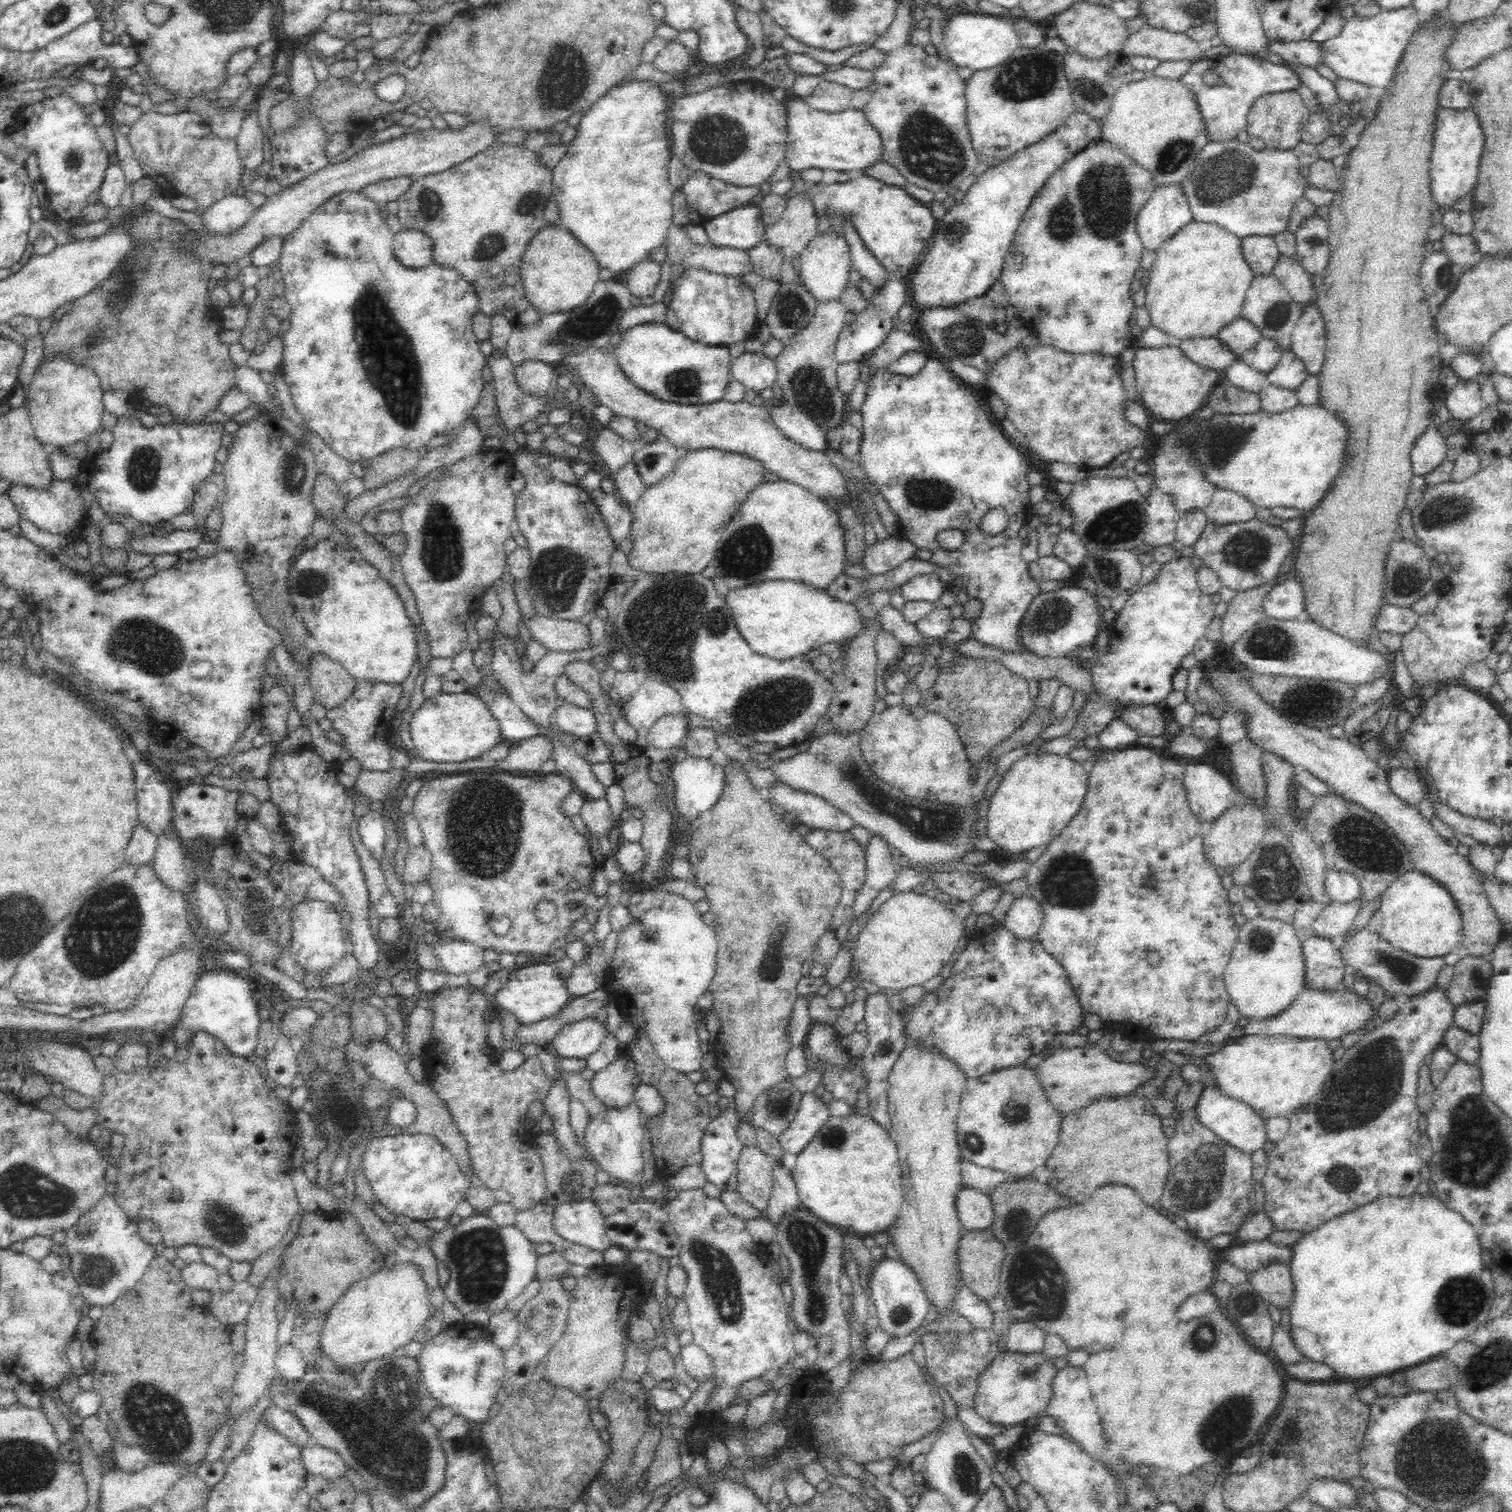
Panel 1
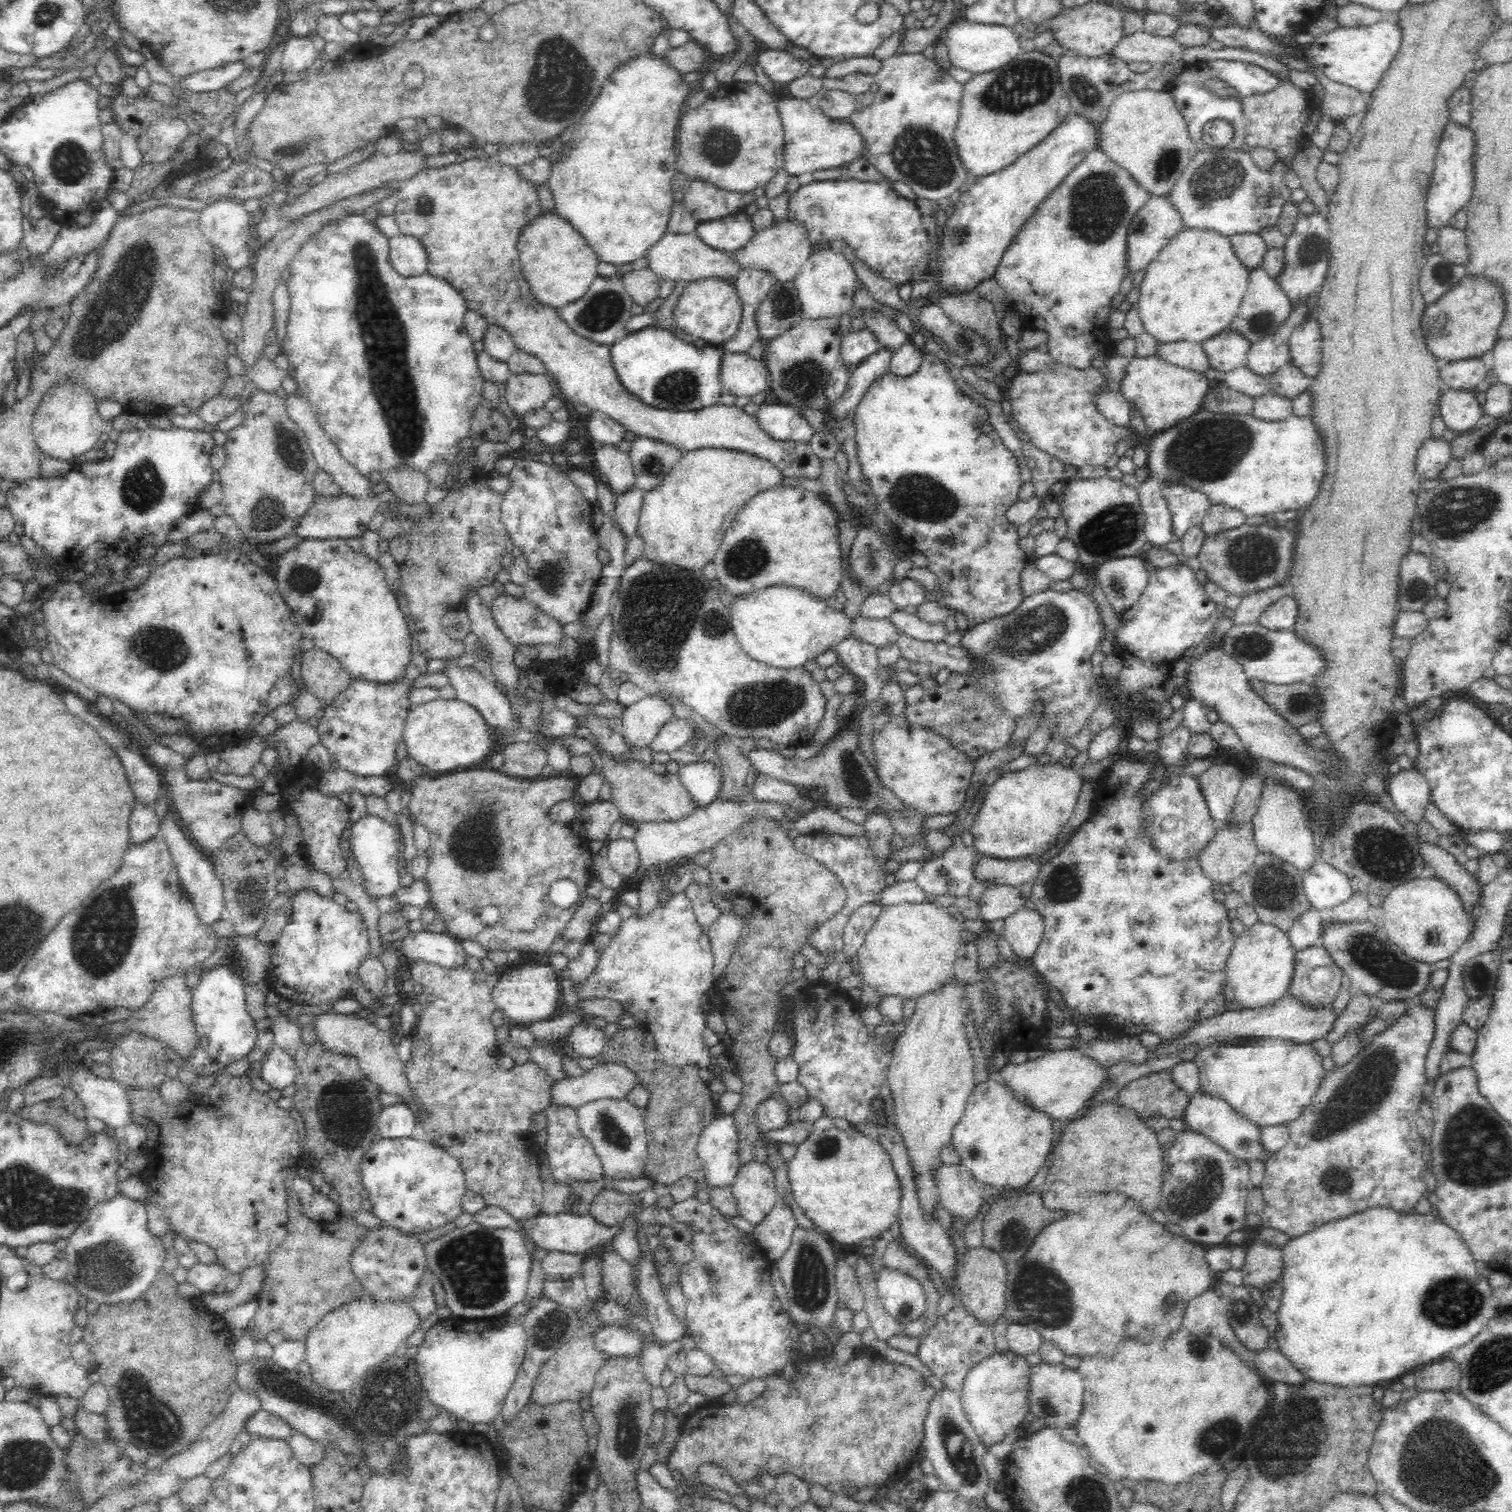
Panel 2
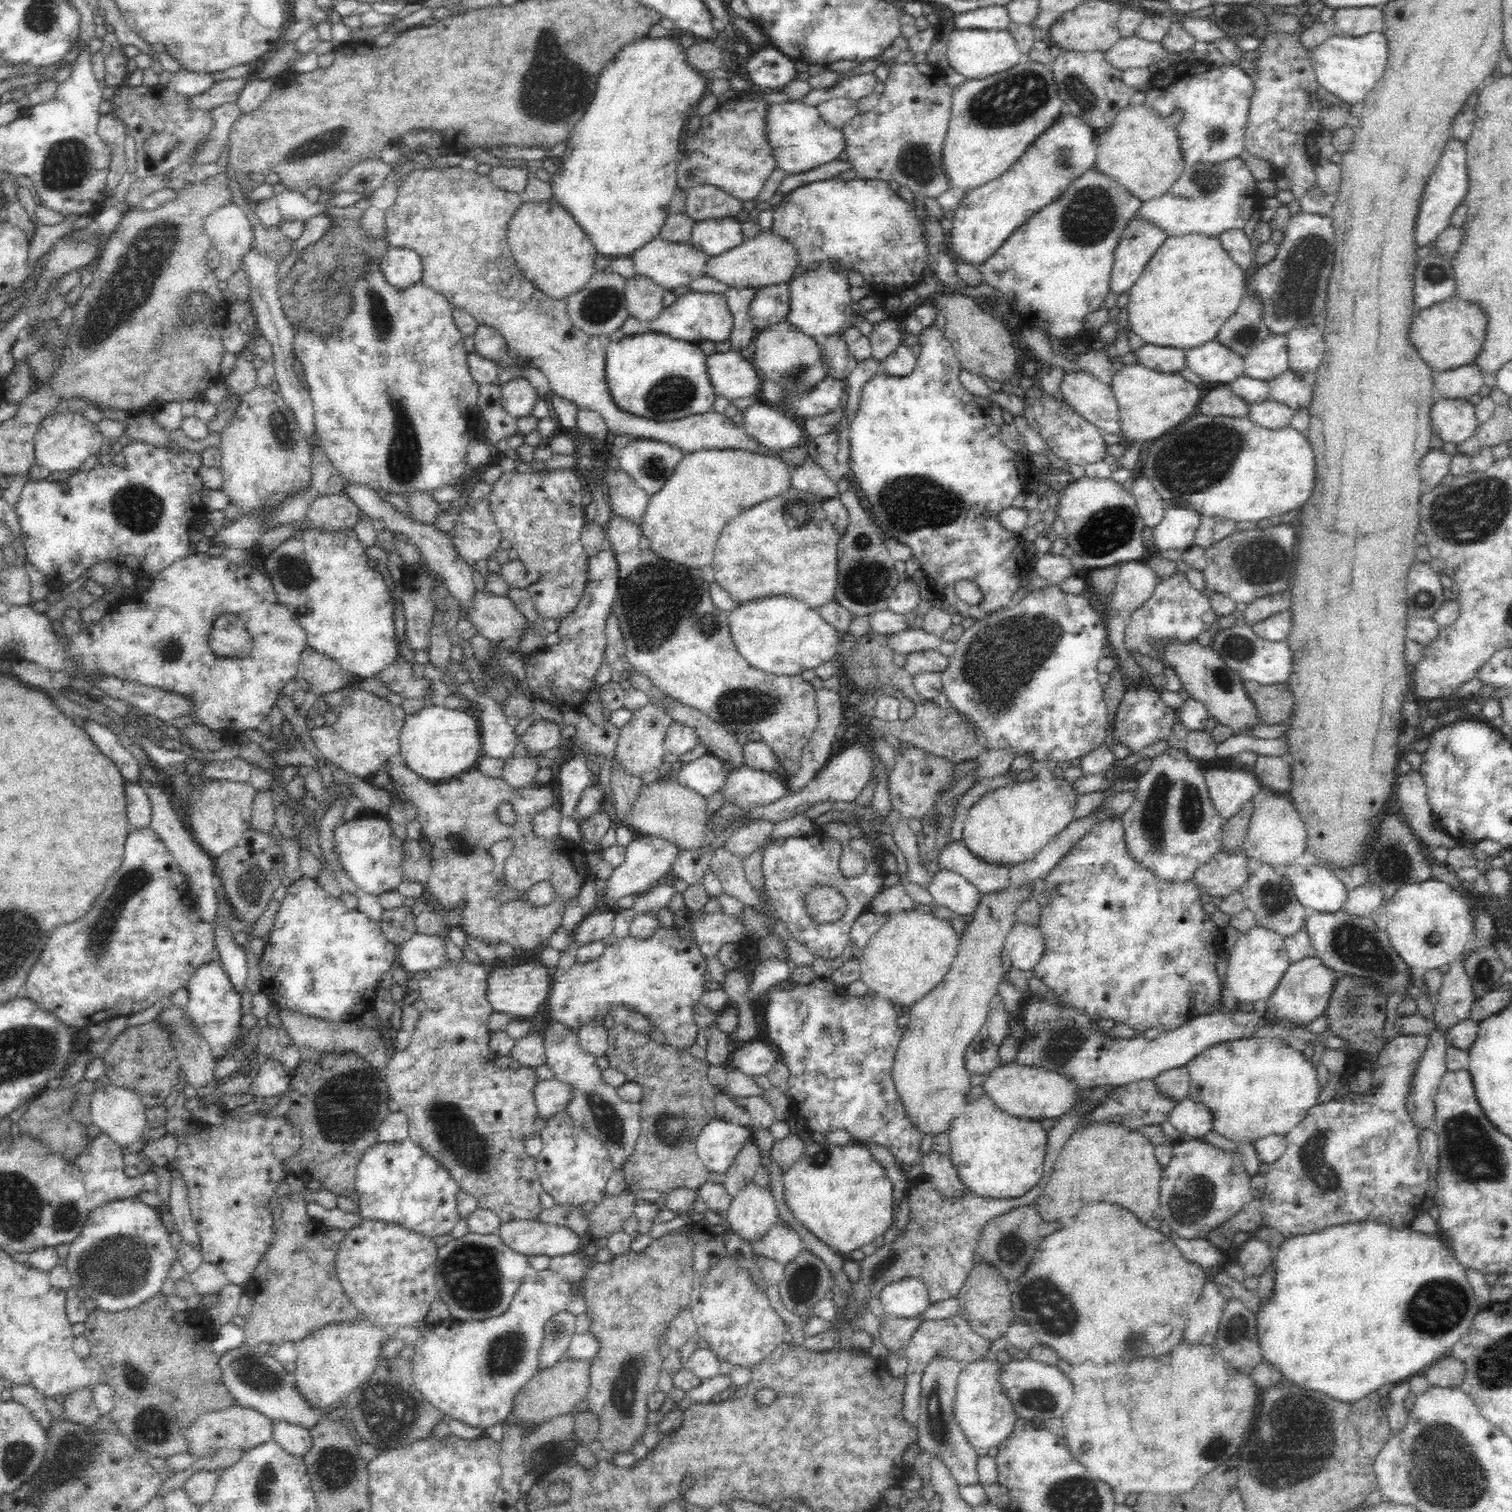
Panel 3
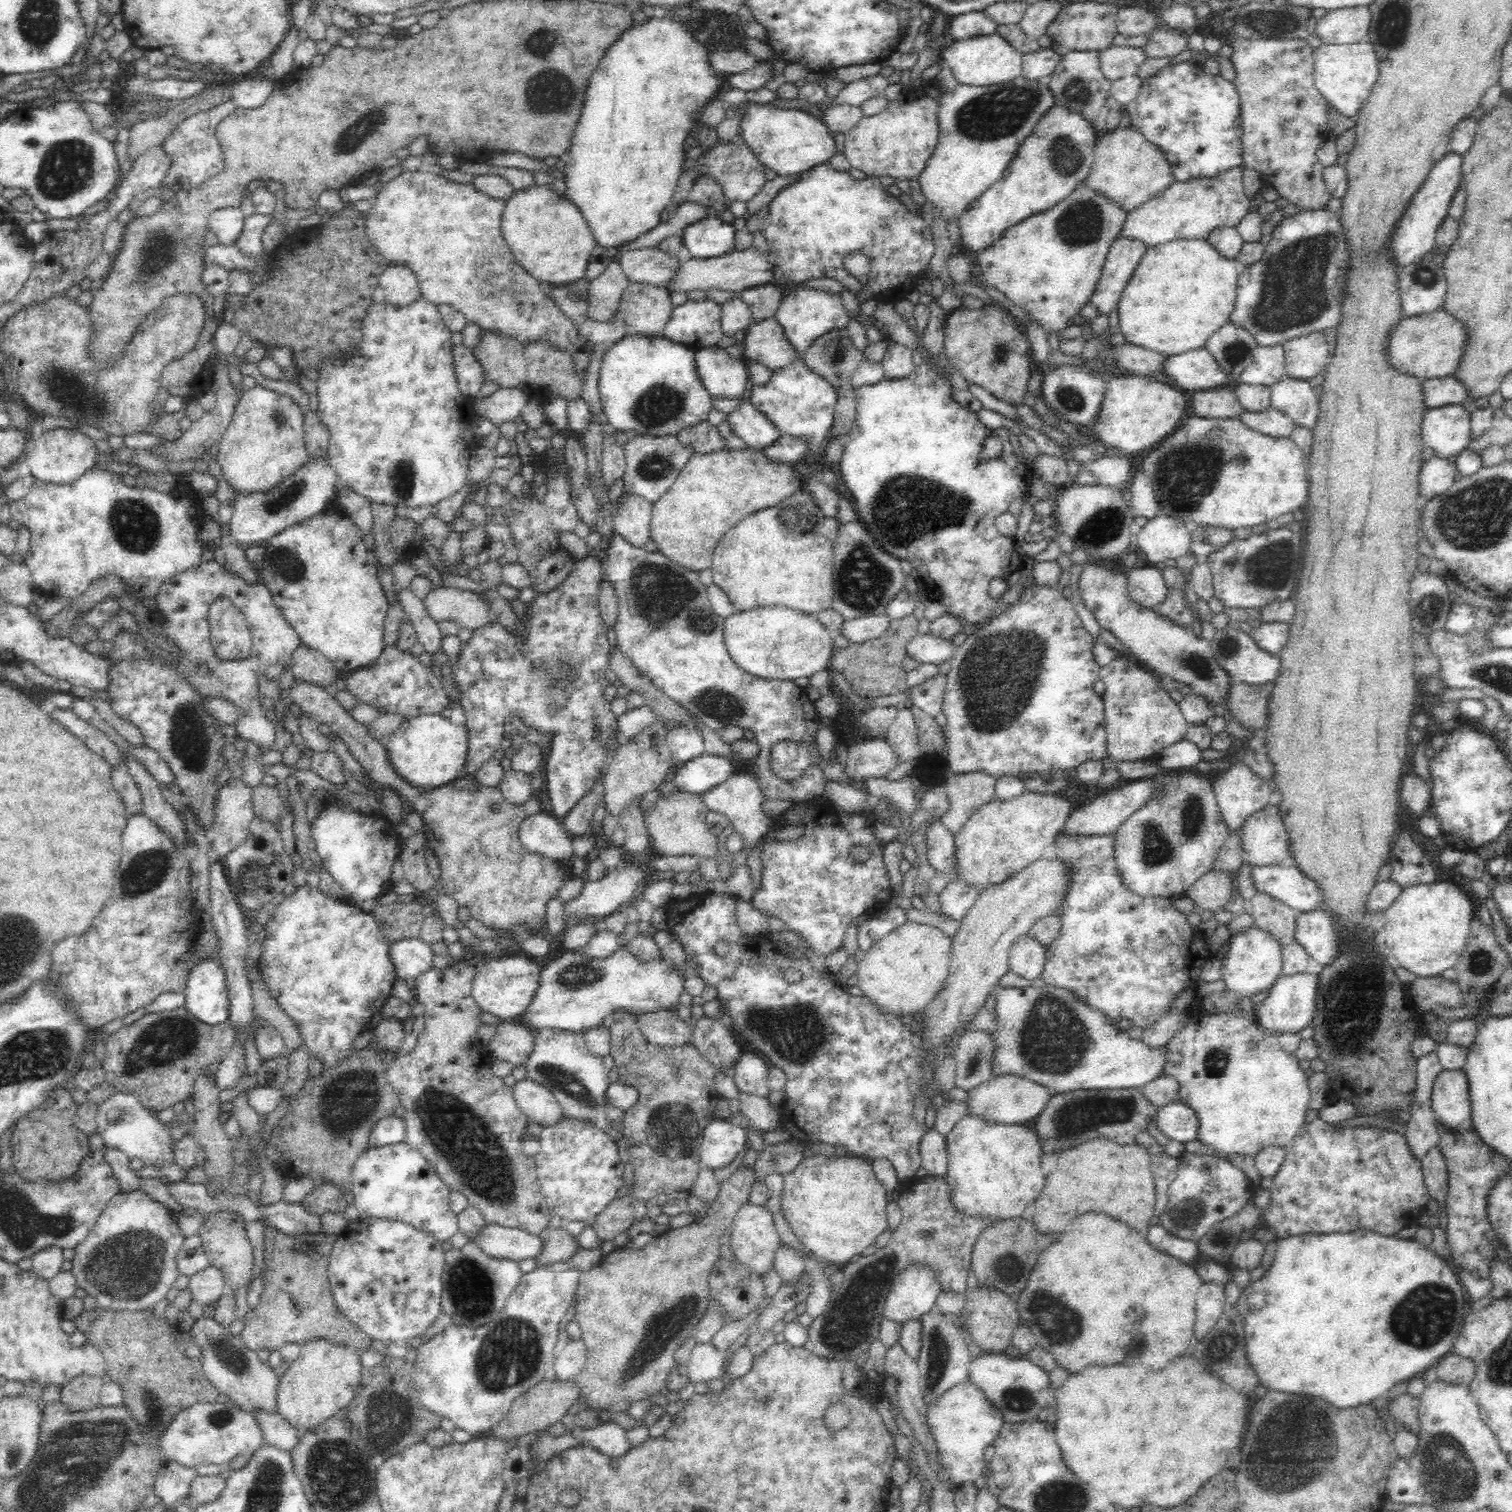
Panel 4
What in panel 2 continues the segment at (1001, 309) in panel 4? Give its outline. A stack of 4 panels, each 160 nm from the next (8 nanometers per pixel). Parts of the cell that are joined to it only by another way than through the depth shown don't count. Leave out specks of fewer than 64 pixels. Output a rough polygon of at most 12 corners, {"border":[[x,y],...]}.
{"border":[[977,290],[941,297],[954,321],[999,347],[1004,341],[996,306]]}

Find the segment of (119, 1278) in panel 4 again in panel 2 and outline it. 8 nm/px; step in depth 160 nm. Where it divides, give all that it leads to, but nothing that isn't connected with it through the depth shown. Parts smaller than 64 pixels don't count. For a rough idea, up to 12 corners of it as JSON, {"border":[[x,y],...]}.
{"border":[[118,1194],[67,1236],[75,1287],[134,1300],[166,1249],[146,1206]]}

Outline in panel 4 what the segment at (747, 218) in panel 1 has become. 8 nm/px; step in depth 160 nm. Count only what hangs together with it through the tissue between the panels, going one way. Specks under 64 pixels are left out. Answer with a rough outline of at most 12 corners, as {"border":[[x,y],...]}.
{"border":[[704,216],[682,236],[692,259],[734,249],[732,222]]}

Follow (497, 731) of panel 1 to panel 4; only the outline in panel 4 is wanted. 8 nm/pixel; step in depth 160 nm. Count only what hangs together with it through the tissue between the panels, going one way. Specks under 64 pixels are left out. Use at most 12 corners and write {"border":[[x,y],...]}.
{"border":[[409,718],[385,742],[418,786],[464,775],[467,724]]}

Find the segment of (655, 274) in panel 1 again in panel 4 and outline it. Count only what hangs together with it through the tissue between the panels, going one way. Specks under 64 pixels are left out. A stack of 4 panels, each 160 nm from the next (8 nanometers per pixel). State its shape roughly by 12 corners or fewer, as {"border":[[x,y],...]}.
{"border":[[631,282],[618,318],[636,335],[662,337],[669,289]]}

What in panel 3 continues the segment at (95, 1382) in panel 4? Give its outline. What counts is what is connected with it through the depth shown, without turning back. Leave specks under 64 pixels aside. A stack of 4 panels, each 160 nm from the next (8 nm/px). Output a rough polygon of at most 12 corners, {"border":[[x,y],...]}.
{"border":[[87,1388],[65,1396],[65,1419],[94,1426],[101,1414]]}

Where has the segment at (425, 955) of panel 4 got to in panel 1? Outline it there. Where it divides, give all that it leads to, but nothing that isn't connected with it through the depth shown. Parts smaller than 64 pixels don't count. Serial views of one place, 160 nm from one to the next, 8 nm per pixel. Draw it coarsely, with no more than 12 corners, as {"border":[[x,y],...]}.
{"border":[[454,939],[431,945],[446,972],[469,975],[485,949]]}

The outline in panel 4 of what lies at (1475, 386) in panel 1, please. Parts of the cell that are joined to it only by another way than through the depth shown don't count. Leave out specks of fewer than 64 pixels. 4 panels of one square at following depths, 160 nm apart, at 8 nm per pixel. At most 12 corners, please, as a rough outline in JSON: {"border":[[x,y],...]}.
{"border":[[1460,403],[1427,408],[1421,433],[1429,454],[1467,448],[1471,414]]}

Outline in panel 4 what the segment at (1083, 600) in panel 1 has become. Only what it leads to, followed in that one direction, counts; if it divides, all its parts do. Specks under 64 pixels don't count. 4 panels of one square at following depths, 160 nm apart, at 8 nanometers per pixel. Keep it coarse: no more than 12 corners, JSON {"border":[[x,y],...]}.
{"border":[[1032,583],[946,672],[953,773],[1108,757],[1098,641]]}

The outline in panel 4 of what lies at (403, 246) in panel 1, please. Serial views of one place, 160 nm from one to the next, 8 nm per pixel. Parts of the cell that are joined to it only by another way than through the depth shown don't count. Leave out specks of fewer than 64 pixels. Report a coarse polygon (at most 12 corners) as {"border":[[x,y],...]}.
{"border":[[389,262],[375,294],[386,303],[421,295],[414,269]]}

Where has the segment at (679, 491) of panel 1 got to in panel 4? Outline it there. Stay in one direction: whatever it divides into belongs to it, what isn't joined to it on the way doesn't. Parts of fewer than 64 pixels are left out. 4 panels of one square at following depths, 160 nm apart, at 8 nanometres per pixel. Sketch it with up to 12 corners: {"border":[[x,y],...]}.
{"border":[[764,449],[693,453],[649,536],[698,572],[734,522],[802,488]]}

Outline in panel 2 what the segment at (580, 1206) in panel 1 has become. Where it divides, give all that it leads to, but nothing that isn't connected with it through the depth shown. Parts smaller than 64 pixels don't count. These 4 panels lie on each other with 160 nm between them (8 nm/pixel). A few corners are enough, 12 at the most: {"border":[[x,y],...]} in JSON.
{"border":[[590,1211],[518,1220],[538,1248],[587,1255],[618,1225]]}

